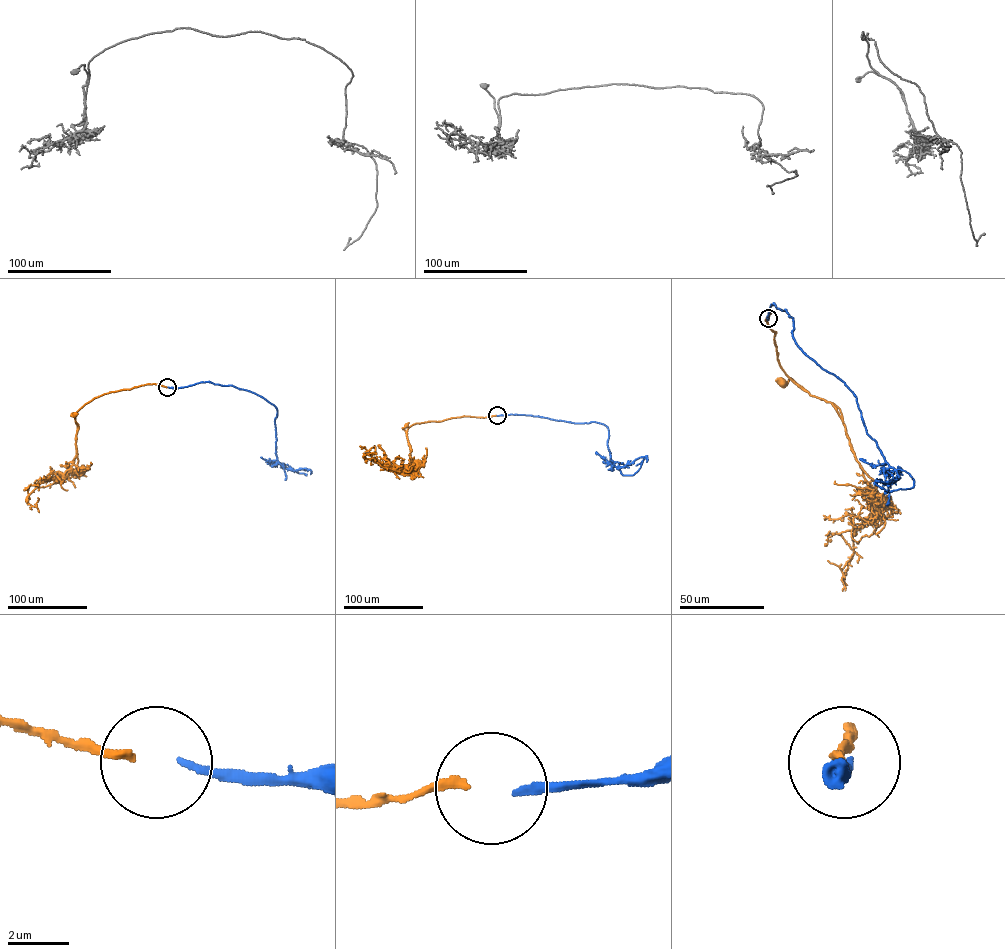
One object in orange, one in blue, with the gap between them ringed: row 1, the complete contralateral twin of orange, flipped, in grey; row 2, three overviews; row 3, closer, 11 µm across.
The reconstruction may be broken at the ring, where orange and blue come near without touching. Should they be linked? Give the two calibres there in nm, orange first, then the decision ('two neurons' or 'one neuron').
280/240 nm | one neuron

